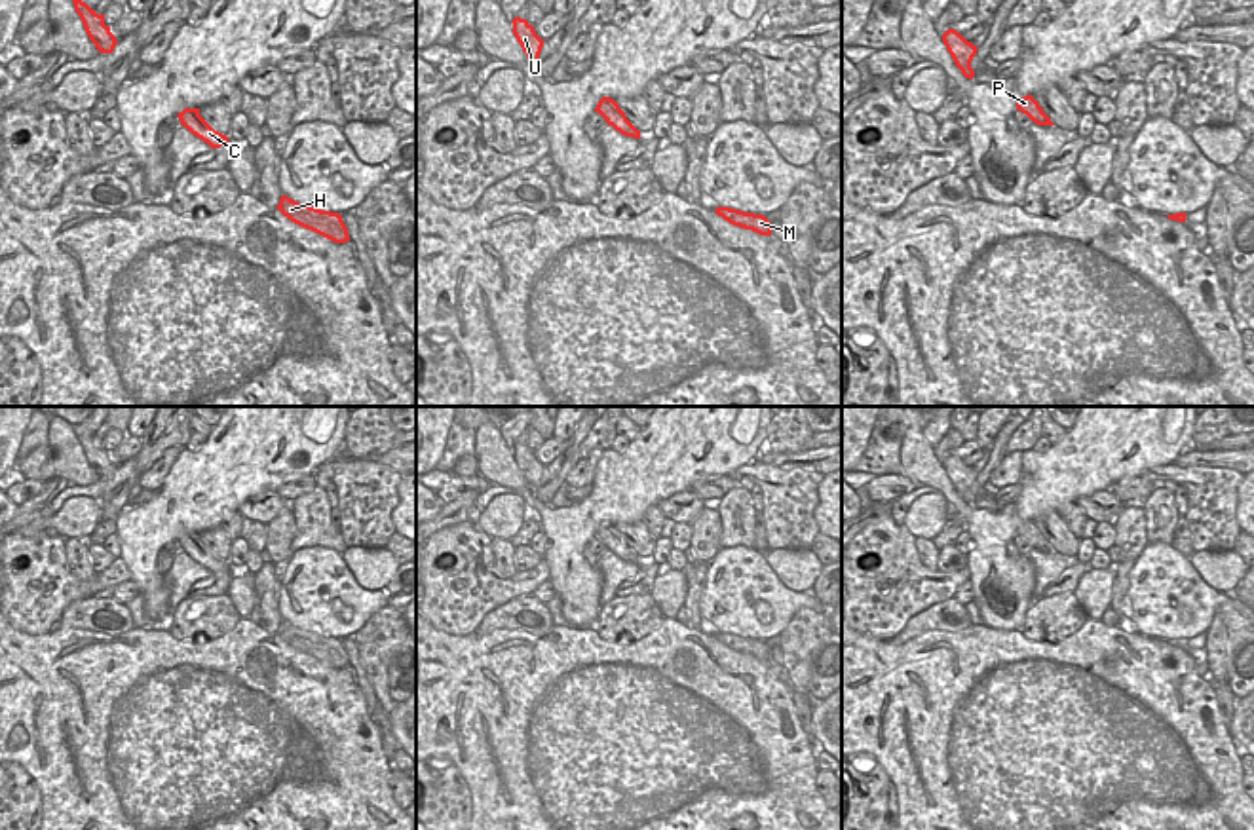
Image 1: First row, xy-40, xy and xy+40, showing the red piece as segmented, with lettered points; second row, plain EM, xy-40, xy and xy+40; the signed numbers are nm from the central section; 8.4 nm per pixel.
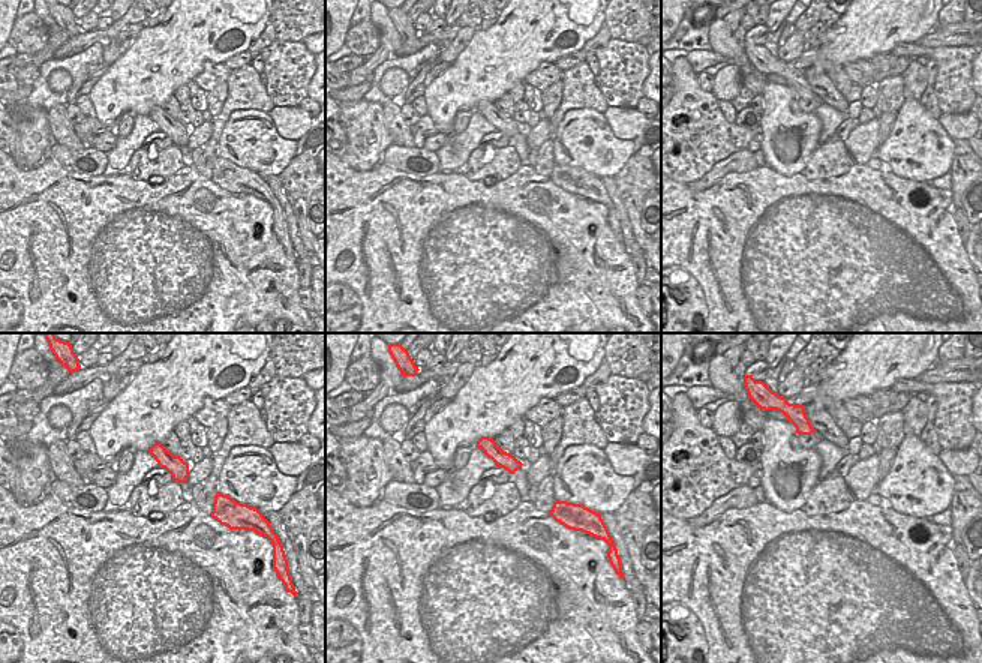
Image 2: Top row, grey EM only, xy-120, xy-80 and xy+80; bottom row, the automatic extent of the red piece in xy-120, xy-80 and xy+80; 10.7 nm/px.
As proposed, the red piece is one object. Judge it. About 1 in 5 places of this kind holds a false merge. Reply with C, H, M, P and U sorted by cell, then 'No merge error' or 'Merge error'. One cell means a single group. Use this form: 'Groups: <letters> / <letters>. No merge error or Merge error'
Groups: C H M P U. No merge error.

